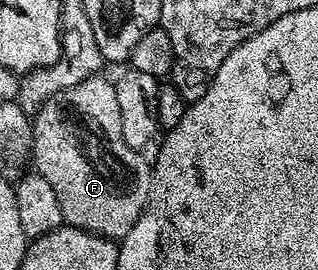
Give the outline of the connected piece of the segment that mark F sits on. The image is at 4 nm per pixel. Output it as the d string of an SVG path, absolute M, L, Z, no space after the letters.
M99 74L90 76L84 82L80 82L76 86L66 88L62 92L57 92L52 98L48 98L43 104L42 109L32 118L33 125L33 149L32 164L35 164L37 175L43 176L46 181L52 185L52 191L56 193L56 198L60 202L60 210L62 211L62 219L71 228L83 228L97 236L103 236L106 240L115 242L121 241L122 237L128 234L128 230L132 230L132 226L136 226L136 222L142 217L146 210L146 204L150 201L150 182L152 179L152 168L142 157L143 153L137 148L128 146L128 142L124 142L124 130L120 126L120 105L116 103L116 90L111 81L105 80L105 75Z

